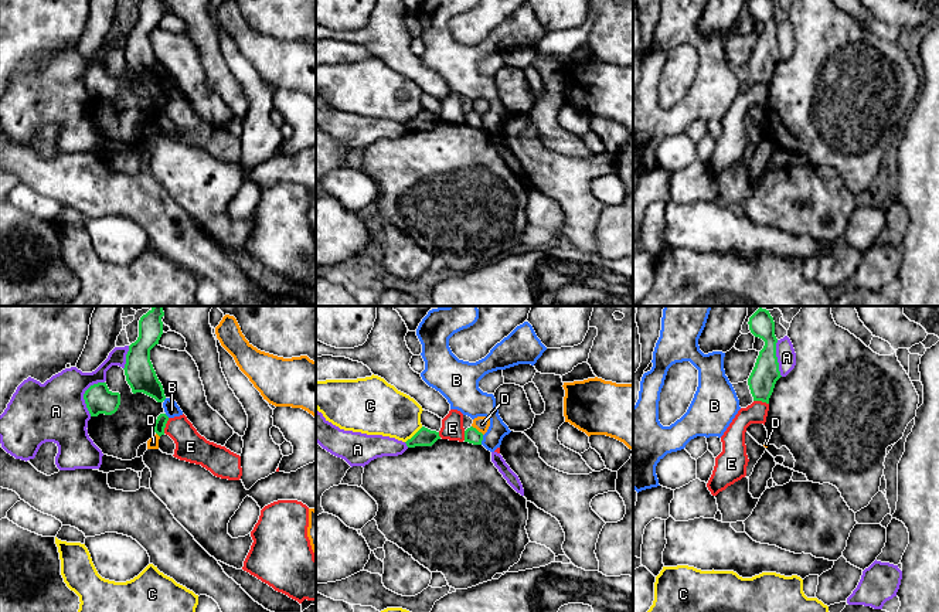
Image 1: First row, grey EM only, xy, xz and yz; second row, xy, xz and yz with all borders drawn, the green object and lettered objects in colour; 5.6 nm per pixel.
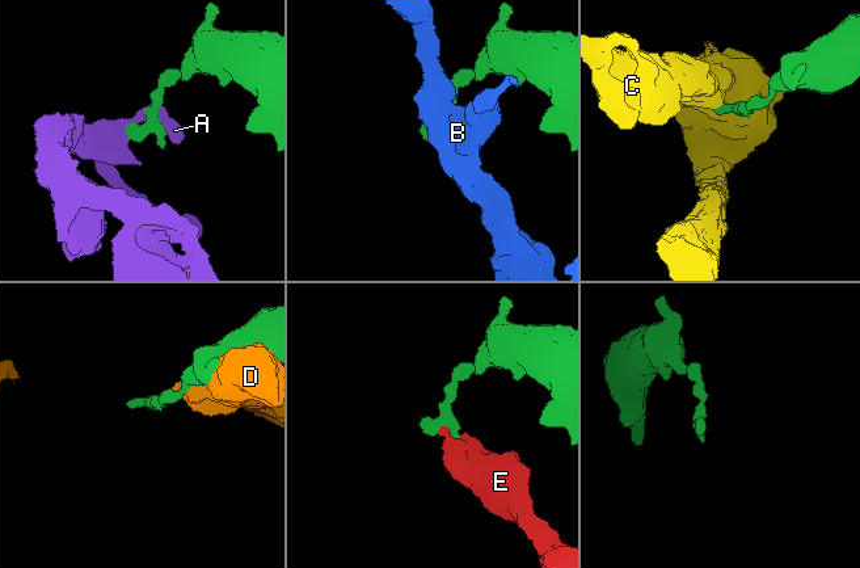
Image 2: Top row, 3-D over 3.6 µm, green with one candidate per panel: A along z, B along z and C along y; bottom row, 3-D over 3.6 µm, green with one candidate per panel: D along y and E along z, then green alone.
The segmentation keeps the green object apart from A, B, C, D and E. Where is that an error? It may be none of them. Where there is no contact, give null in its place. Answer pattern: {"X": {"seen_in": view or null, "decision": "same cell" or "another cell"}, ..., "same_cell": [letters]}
{"A": {"seen_in": "xy", "decision": "another cell"}, "B": {"seen_in": "xz", "decision": "another cell"}, "C": {"seen_in": "xz", "decision": "another cell"}, "D": {"seen_in": "xz", "decision": "another cell"}, "E": {"seen_in": "xy", "decision": "another cell"}, "same_cell": []}

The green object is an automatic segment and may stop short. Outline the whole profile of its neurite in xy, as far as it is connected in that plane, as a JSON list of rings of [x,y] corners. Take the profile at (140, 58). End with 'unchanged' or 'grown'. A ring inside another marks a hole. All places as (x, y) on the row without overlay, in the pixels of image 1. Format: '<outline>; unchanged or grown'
[[[140,0],[139,20],[129,28],[123,51],[132,75],[143,75],[157,85],[163,85],[166,78],[150,44],[150,33],[159,27],[161,17],[161,0]]]; unchanged

